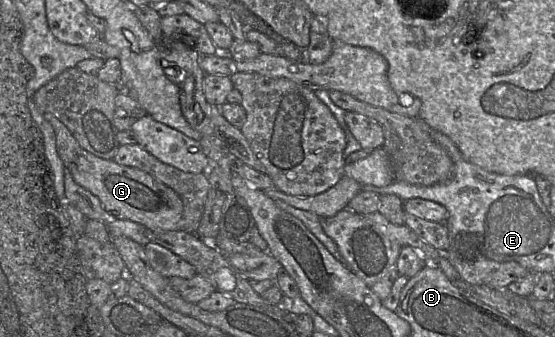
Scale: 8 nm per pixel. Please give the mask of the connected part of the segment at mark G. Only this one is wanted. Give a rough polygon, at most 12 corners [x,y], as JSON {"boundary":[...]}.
{"boundary":[[59,119],[56,149],[109,219],[180,230],[172,188],[84,150]]}

